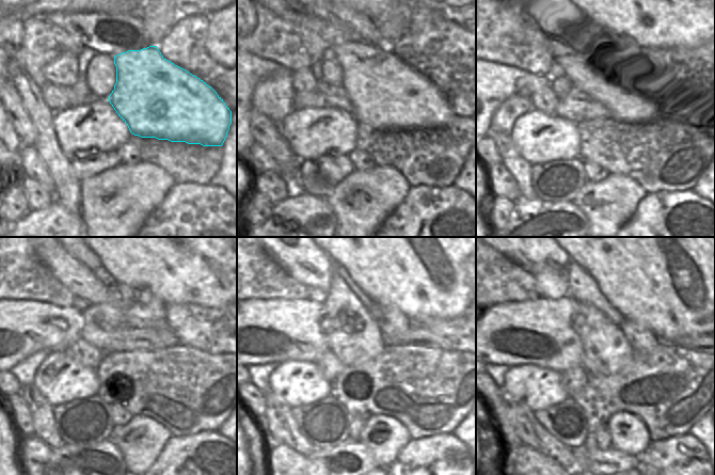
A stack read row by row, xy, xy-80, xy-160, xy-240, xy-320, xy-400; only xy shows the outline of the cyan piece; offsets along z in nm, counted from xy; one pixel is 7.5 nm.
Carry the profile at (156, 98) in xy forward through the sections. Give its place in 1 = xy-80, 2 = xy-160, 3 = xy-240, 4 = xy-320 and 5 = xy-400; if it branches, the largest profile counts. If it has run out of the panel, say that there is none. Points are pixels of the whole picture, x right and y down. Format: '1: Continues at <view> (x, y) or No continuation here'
1: Continues at xy-80 (385, 93)
2: Continues at xy-160 (629, 95)
3: Continues at xy-240 (80, 280)
4: Continues at xy-320 (302, 258)
5: Continues at xy-400 (534, 258).

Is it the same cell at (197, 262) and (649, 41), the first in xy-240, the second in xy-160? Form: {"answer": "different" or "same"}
{"answer": "same"}

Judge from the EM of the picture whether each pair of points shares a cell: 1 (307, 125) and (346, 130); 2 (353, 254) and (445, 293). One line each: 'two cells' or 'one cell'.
1: one cell
2: one cell

